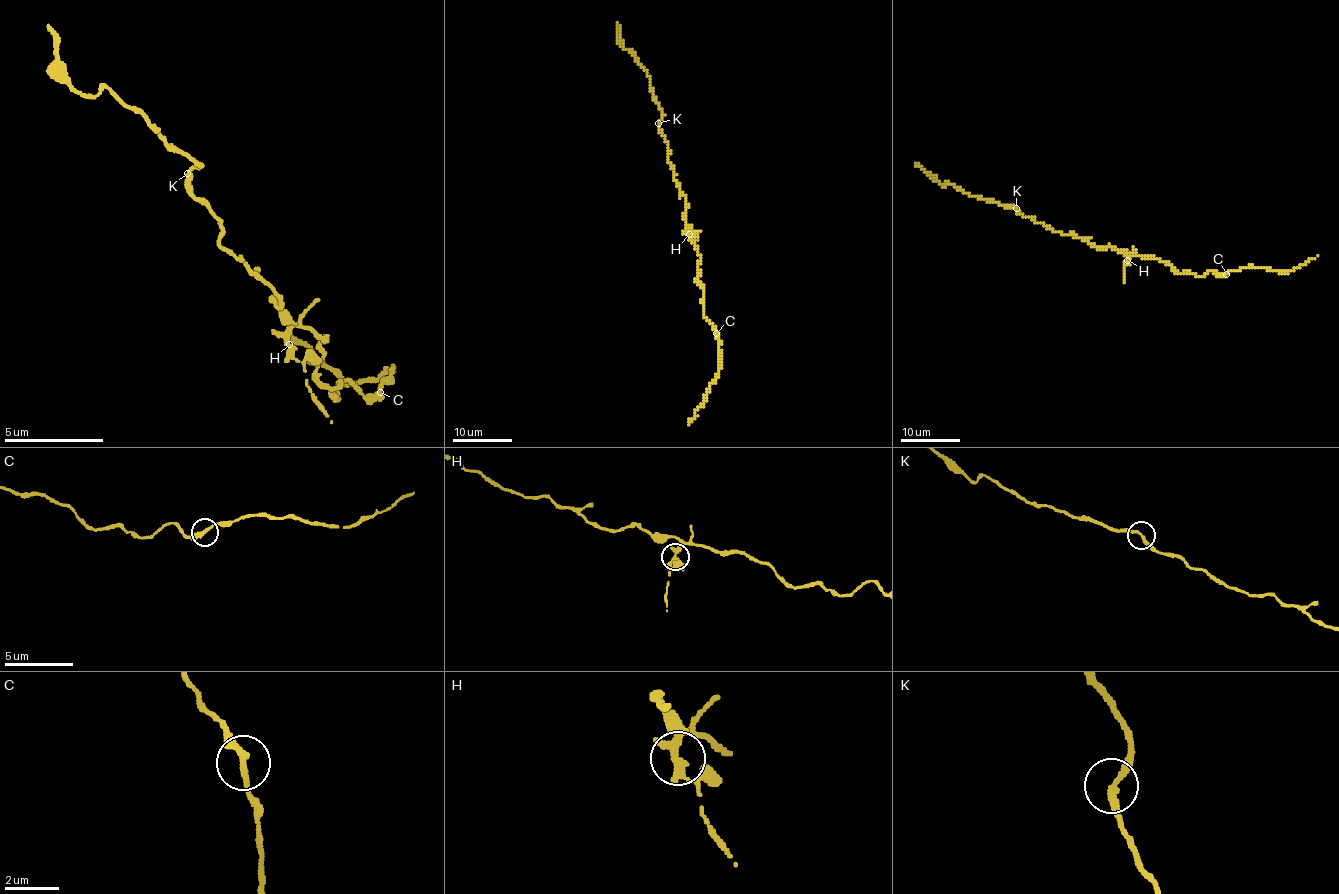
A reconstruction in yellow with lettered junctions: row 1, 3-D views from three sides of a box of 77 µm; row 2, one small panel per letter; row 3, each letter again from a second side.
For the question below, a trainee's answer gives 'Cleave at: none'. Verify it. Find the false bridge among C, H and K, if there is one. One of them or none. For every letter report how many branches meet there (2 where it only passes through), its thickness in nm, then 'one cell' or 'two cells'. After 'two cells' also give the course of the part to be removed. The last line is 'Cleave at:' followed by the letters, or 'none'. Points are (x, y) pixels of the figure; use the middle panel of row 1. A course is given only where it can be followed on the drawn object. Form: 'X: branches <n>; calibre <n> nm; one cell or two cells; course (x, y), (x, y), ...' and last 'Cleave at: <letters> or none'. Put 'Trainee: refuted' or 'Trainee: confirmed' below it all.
C: branches 2; calibre 280 nm; one cell
H: branches 2; calibre 260 nm; two cells; course (689, 235), (701, 230)
K: branches 2; calibre 240 nm; one cell
Cleave at: H
Trainee: refuted

